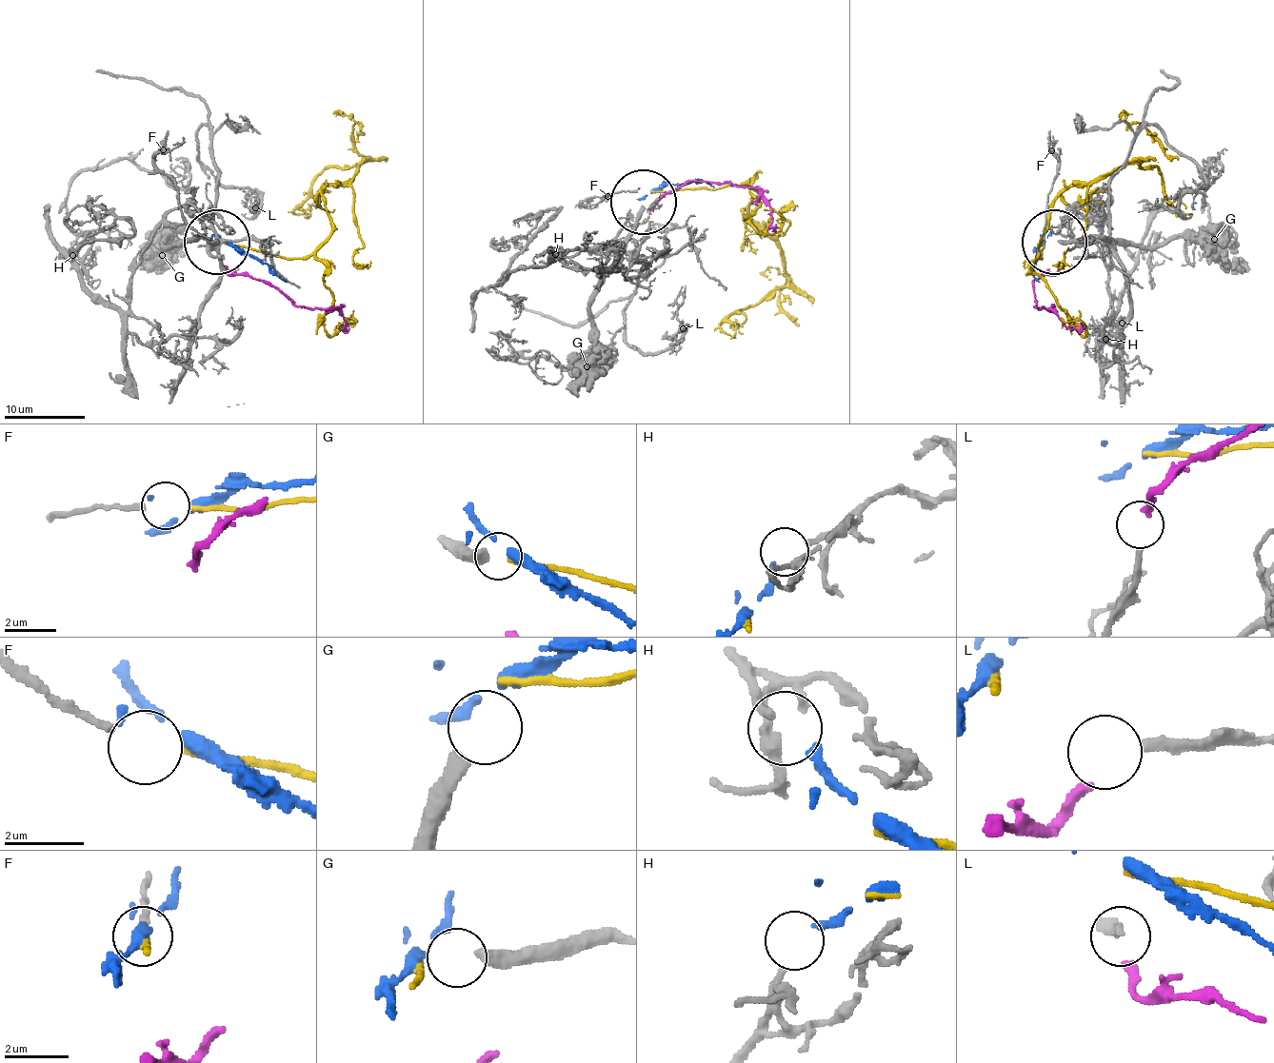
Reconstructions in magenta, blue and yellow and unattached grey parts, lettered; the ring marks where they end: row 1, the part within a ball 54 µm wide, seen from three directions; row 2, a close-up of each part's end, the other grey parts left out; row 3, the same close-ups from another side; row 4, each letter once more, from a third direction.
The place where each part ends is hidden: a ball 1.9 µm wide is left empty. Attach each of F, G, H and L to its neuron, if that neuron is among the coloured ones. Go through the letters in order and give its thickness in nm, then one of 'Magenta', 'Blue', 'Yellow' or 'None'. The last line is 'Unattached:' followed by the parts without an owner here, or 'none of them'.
F: Thickness 200 nm. Yellow
G: Thickness 440 nm. None
H: Thickness 190 nm. Blue
L: Thickness 280 nm. Magenta
Unattached: G

